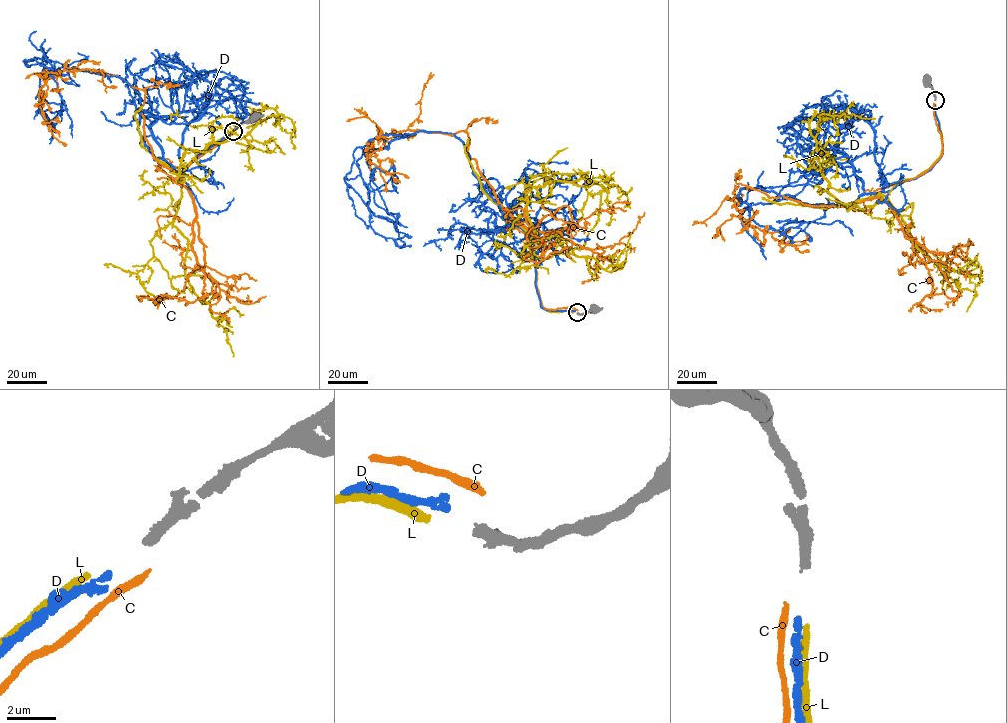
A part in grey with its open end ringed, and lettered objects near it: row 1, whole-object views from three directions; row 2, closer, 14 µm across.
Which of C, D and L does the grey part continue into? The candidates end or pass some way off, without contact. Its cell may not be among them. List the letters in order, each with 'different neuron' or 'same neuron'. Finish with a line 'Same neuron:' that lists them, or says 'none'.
C: different neuron
D: same neuron
L: different neuron
Same neuron: D

